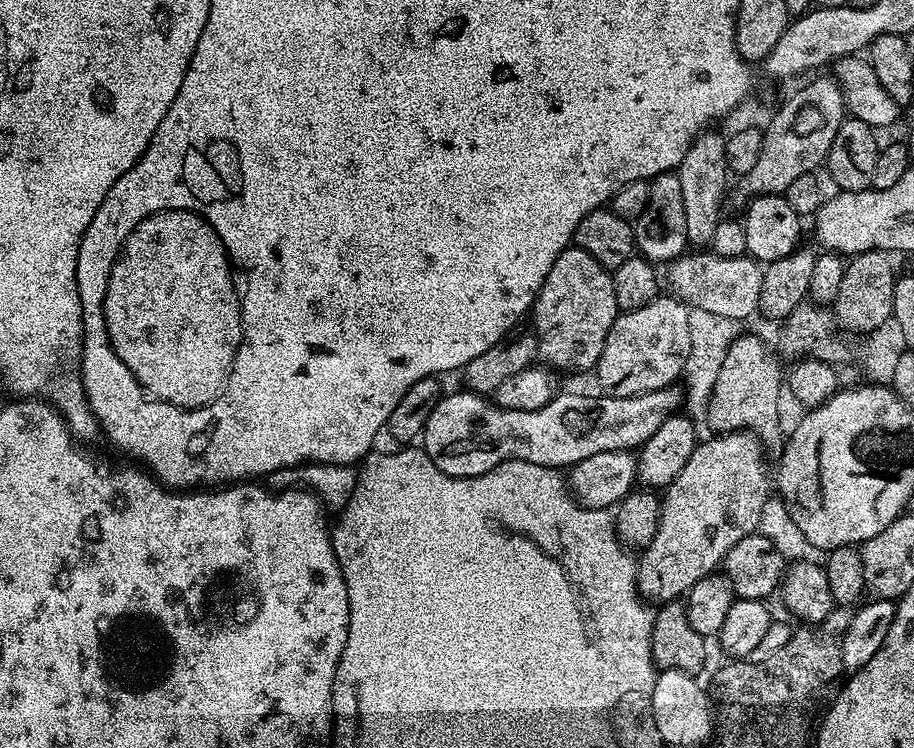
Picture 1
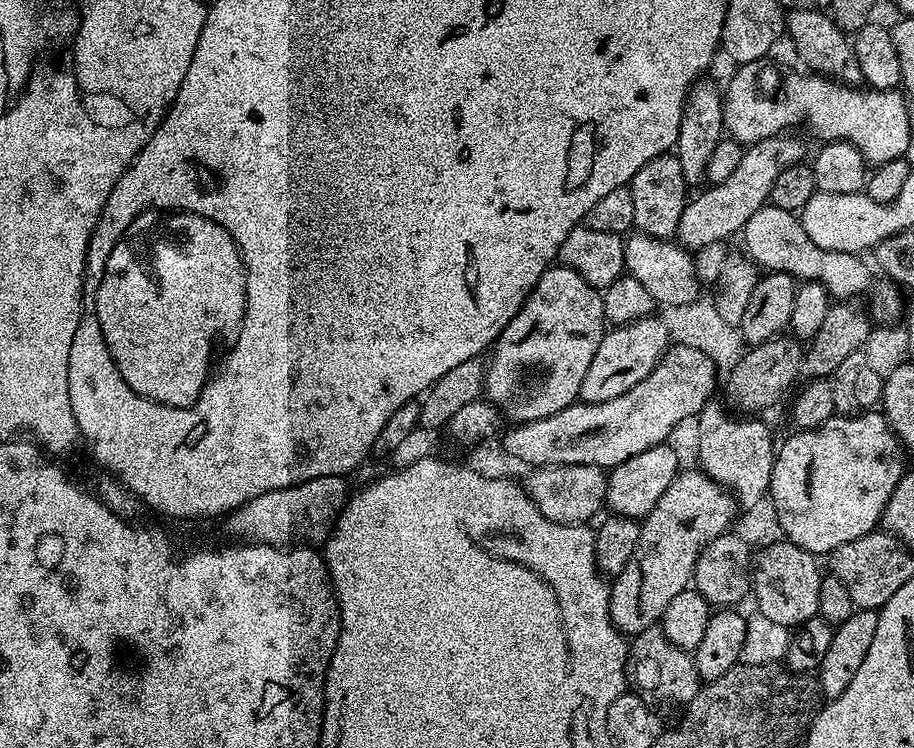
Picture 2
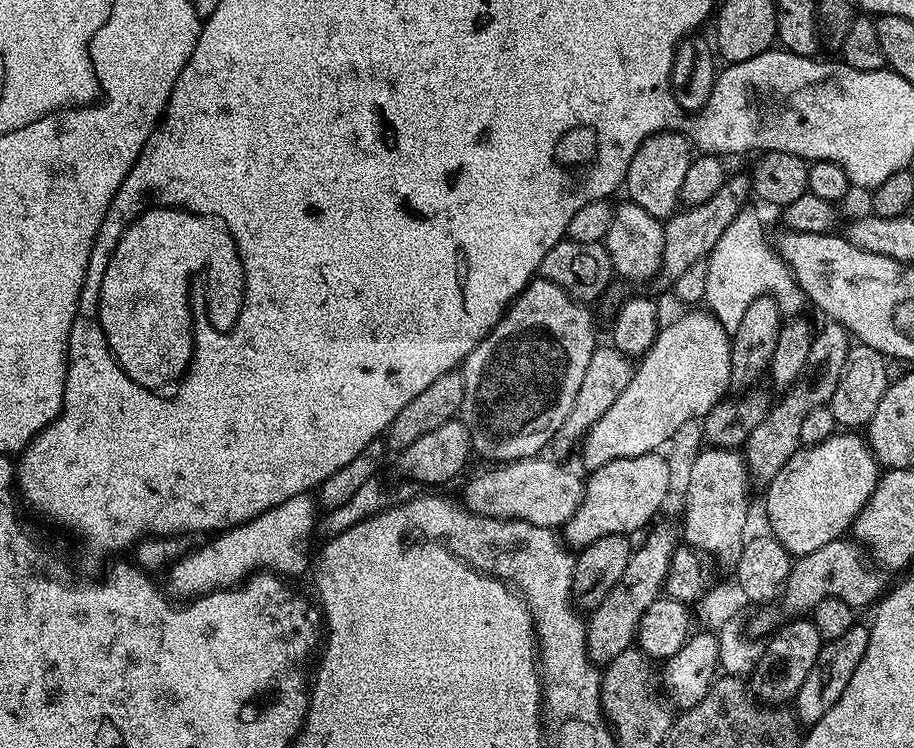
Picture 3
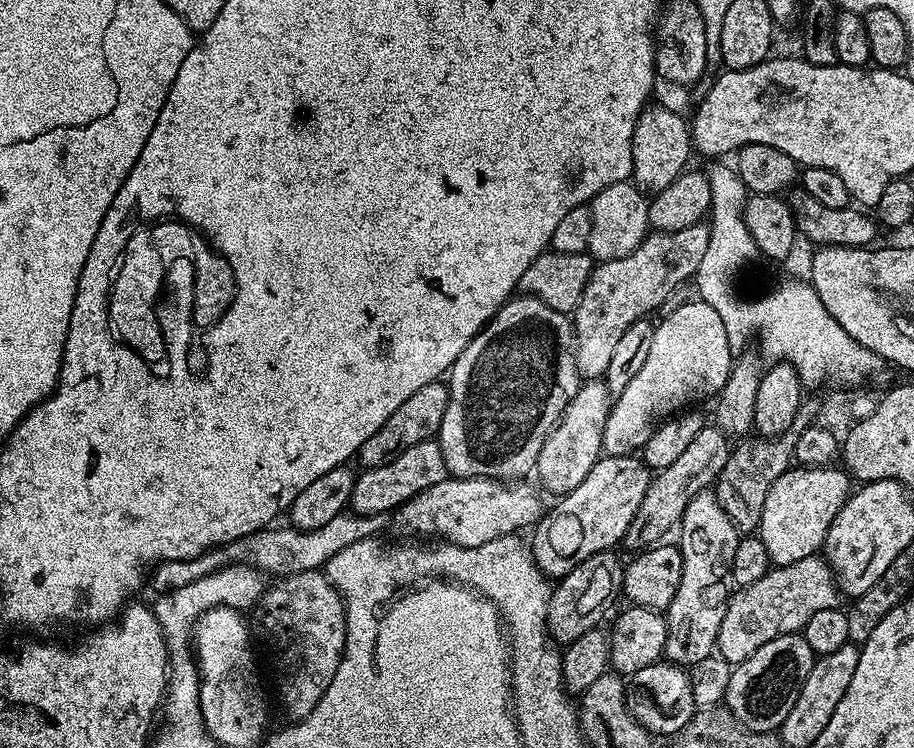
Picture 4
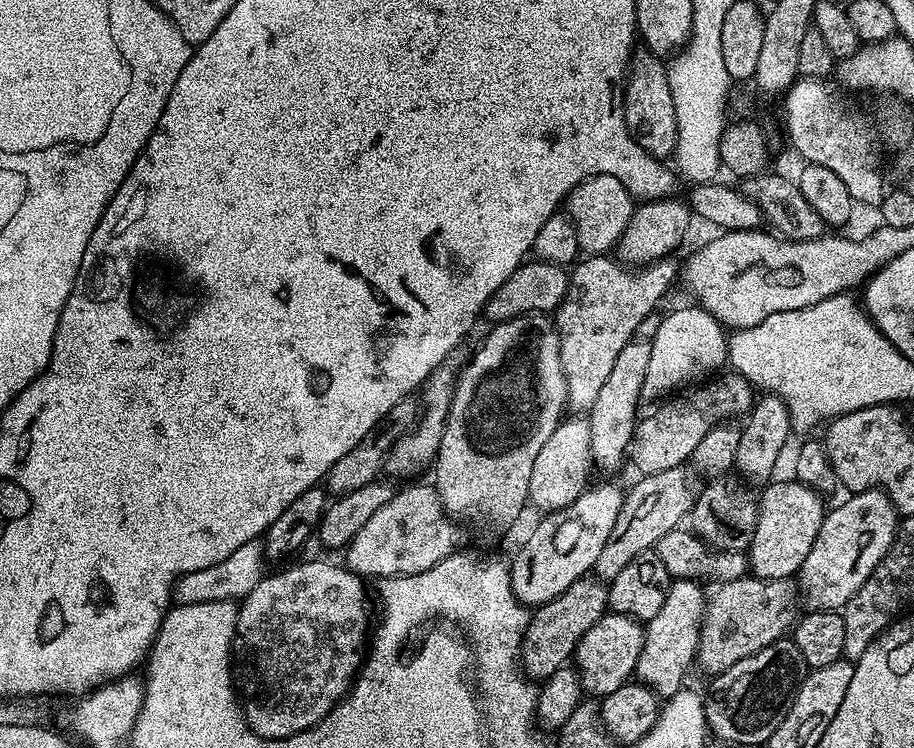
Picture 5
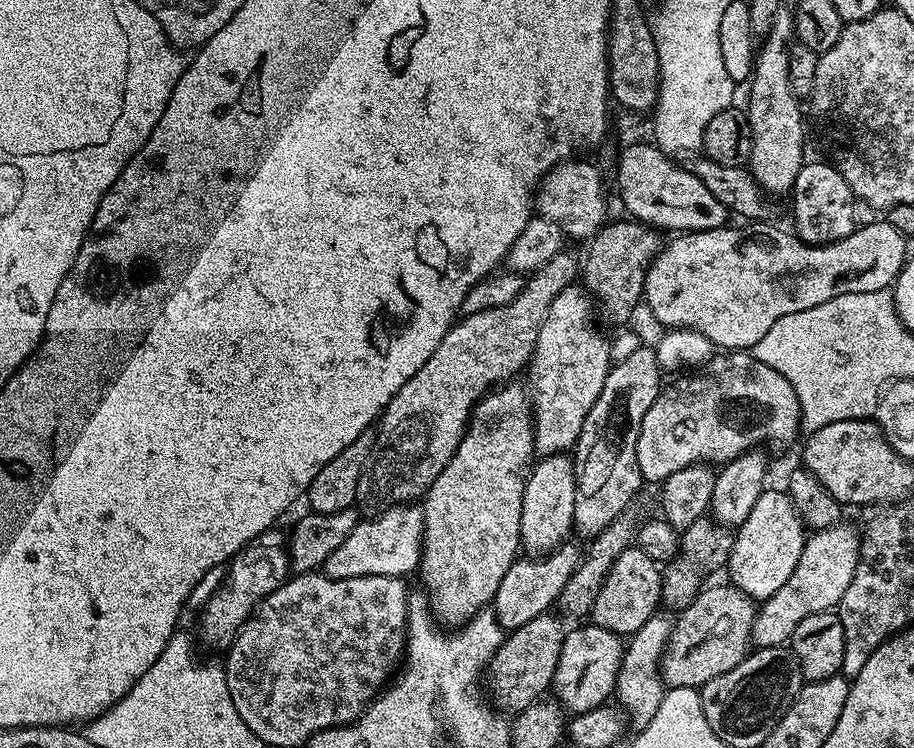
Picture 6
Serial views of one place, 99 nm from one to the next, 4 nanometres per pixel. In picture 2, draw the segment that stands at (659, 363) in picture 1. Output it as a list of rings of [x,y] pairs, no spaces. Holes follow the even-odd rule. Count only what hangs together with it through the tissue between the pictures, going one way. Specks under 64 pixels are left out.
[[[656,314],[605,331],[602,342],[598,342],[598,350],[590,361],[590,370],[586,370],[586,378],[582,378],[579,399],[586,404],[597,404],[610,402],[610,398],[626,394],[630,386],[638,386],[638,382],[642,382],[642,378],[654,370],[669,347],[667,328]]]

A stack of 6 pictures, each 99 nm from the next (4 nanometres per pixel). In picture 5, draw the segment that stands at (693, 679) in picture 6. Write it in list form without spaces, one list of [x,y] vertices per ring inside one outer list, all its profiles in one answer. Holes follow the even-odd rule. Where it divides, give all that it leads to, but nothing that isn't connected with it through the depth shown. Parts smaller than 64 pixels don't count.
[[[745,574],[734,582],[719,585],[715,590],[717,592],[707,597],[704,606],[694,659],[704,672],[719,674],[730,670],[730,666],[742,662],[742,658],[750,658],[750,654],[781,639],[787,633],[784,631],[787,628],[789,631],[798,619],[798,588],[791,579],[761,580],[758,576]]]

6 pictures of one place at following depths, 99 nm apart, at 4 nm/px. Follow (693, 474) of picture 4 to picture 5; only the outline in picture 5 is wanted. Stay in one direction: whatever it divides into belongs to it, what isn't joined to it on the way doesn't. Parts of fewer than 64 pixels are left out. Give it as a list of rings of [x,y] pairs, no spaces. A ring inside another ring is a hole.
[[[684,466],[661,470],[658,474],[640,476],[637,484],[632,489],[629,487],[624,493],[622,510],[618,510],[614,530],[610,530],[610,538],[606,546],[602,546],[602,554],[598,554],[595,575],[605,582],[611,582],[618,570],[622,570],[622,566],[634,562],[638,554],[653,551],[665,534],[681,527],[692,507],[696,505],[698,483],[696,484],[695,479],[697,480],[697,477]]]

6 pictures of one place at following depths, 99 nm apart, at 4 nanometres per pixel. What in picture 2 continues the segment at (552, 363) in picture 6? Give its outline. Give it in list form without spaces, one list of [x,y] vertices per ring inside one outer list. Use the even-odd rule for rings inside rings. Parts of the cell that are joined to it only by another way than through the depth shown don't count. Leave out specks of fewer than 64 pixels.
[[[783,134],[768,137],[756,144],[747,145],[742,162],[734,169],[734,174],[726,182],[705,187],[705,192],[695,193],[682,210],[676,236],[679,243],[689,250],[697,250],[714,241],[728,242],[732,235],[743,233],[746,222],[753,214],[769,203],[768,195],[778,182],[778,174],[790,166],[801,163],[804,157],[804,144],[796,134]]]

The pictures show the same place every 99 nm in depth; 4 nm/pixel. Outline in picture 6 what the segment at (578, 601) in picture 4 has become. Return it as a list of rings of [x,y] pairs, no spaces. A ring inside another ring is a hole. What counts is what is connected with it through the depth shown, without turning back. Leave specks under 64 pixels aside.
[[[545,614],[526,622],[526,626],[511,629],[505,635],[503,644],[486,669],[486,692],[497,709],[508,714],[521,712],[541,699],[547,693],[544,691],[552,688],[565,631],[565,625],[560,625],[552,614]]]

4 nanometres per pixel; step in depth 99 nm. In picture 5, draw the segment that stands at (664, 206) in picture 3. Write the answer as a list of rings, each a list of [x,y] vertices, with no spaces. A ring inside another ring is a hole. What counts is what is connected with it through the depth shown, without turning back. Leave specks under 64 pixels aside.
[[[640,46],[633,51],[624,82],[624,117],[630,134],[651,156],[668,158],[675,153],[678,118],[674,118],[674,98],[670,94],[668,64]]]

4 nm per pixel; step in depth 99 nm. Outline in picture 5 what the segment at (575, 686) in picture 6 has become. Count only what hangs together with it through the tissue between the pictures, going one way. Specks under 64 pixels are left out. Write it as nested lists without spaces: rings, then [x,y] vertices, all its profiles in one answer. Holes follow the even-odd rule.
[[[605,614],[578,642],[574,667],[580,673],[580,683],[585,693],[596,698],[614,694],[618,686],[633,679],[638,666],[638,654],[644,645],[644,624],[632,616]]]

